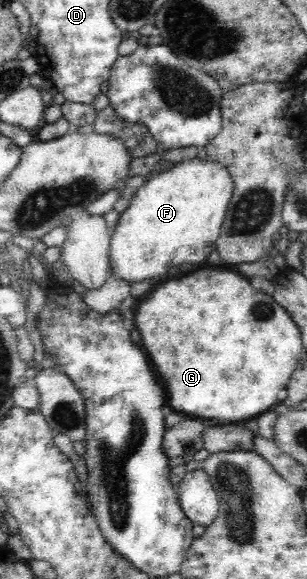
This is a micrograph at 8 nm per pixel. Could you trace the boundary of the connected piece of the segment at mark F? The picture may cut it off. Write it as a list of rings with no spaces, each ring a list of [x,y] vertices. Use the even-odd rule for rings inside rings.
[[[205,155],[175,163],[171,168],[162,167],[148,176],[138,194],[133,196],[125,212],[111,230],[109,242],[110,270],[113,277],[123,279],[129,284],[138,280],[151,279],[155,284],[167,280],[169,269],[174,266],[206,264],[210,256],[211,245],[216,242],[225,220],[227,206],[234,194],[234,177],[225,163],[210,159]]]

